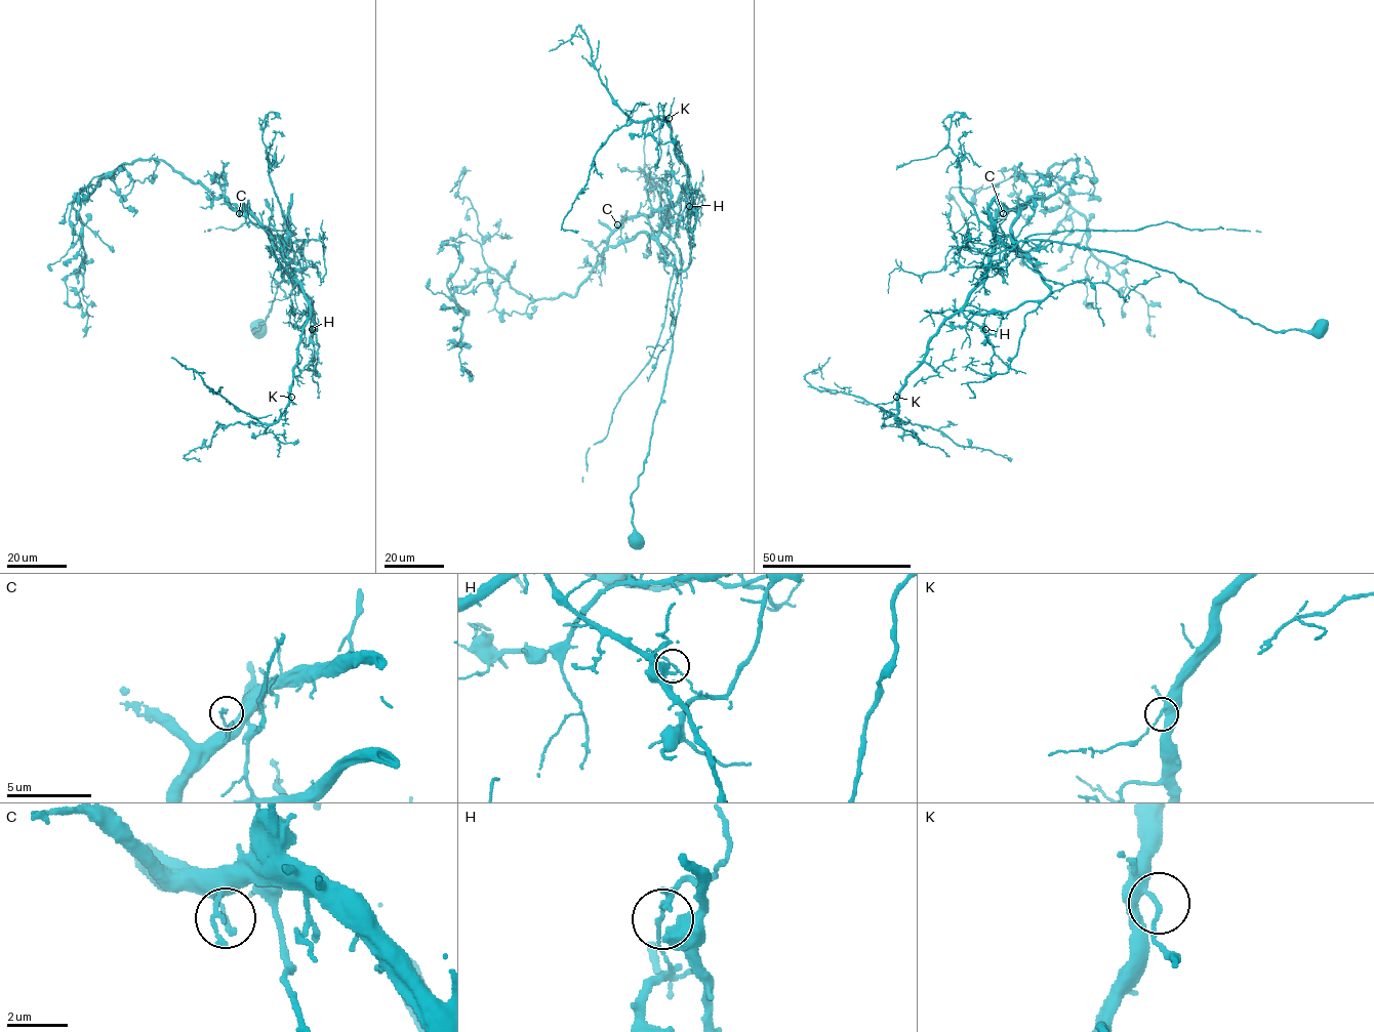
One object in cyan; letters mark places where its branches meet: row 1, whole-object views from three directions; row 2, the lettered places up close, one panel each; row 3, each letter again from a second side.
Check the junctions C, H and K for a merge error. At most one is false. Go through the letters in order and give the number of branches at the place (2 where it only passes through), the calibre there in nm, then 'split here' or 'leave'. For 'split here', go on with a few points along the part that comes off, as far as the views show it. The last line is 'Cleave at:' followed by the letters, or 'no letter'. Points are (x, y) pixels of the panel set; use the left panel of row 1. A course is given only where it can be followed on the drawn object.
C: 2 branches meet; 110 nm thick; leave
H: 2 branches meet; 120 nm thick; split here; foreign part runs (312, 329), (312, 300), (292, 280), (280, 249), (296, 233), (245, 222), (236, 230), (205, 232)
K: 2 branches meet; 150 nm thick; leave
Cleave at: H

